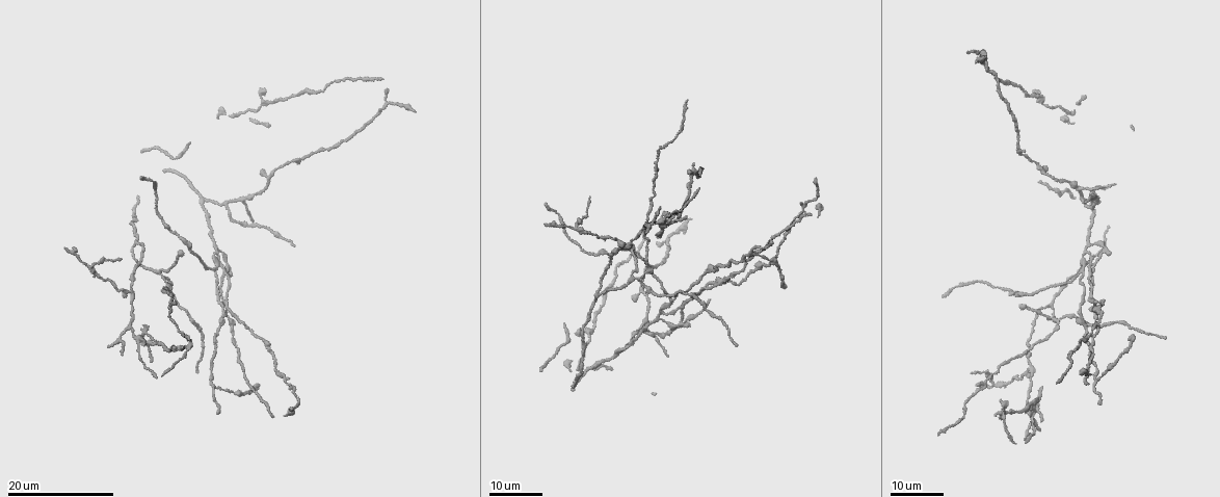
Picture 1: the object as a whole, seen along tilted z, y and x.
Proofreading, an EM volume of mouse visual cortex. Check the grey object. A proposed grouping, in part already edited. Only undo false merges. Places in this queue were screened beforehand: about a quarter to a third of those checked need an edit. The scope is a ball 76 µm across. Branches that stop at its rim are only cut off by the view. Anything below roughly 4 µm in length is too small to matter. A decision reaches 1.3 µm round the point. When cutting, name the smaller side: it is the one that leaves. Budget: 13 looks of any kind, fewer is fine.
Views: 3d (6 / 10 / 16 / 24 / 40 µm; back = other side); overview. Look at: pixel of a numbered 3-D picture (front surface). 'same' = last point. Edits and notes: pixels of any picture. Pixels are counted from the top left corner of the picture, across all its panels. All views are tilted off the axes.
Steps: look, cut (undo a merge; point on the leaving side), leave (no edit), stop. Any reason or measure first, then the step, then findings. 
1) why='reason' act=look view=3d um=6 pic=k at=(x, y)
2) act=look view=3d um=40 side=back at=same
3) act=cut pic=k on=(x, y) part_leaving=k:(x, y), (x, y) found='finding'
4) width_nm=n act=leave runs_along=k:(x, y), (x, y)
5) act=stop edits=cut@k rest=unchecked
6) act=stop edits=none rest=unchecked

why='a fork' act=look view=3d um=24 pic=1 at=(705, 286)

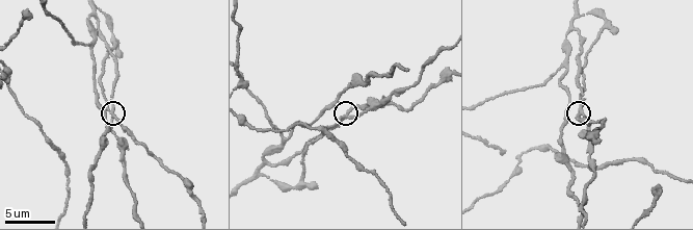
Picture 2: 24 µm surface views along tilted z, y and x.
act=look view=3d um=10 pic=2 at=(111, 114)

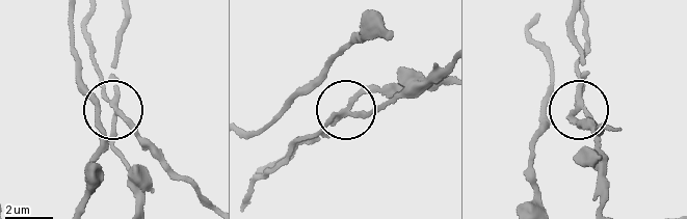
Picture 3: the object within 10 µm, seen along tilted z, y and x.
width_nm=200 act=leave found='all the same neuron'

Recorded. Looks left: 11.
why='arms part here' act=look view=3d um=16 pic=1 at=(213, 386)

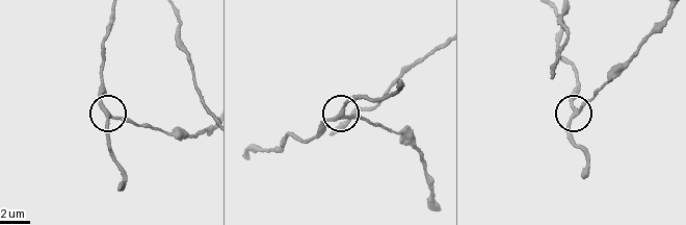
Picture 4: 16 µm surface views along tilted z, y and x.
why='zoom in' act=look view=3d um=10 pic=4 at=(577, 112)

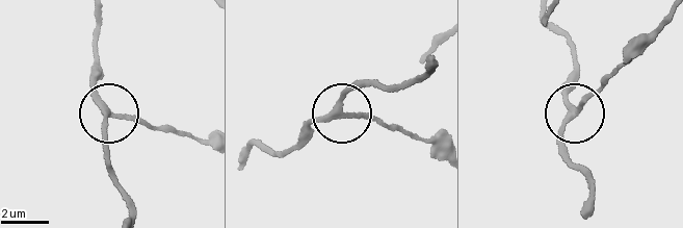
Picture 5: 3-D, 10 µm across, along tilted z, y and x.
width_nm=210 act=leave runs_along=5:(246, 156), (259, 144), (289, 149), (362, 80) found='all the same neuron'

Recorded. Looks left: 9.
why='branch point' act=look view=3d um=16 pic=1 at=(627, 244)

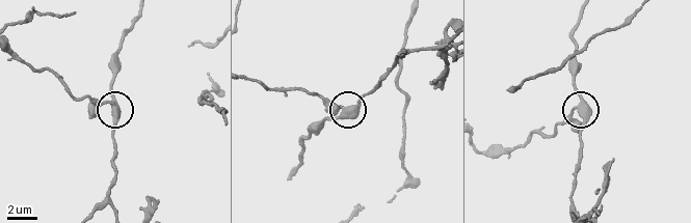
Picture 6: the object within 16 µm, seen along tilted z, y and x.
act=look view=3d um=6 pic=6 at=(116, 109)

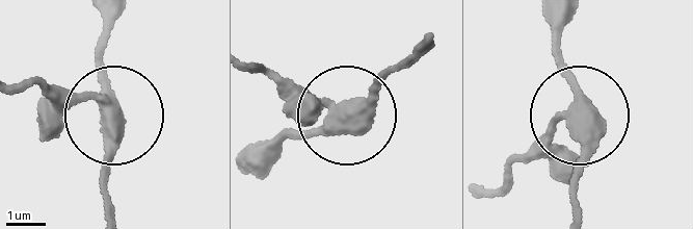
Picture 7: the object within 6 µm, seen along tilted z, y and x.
side_arm_um=21 act=cut pic=7 on=(52, 103) part_leaving=7:(108, 103), (19, 83) found='two neurons meet here'

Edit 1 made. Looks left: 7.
why='redraw' act=look view=overview

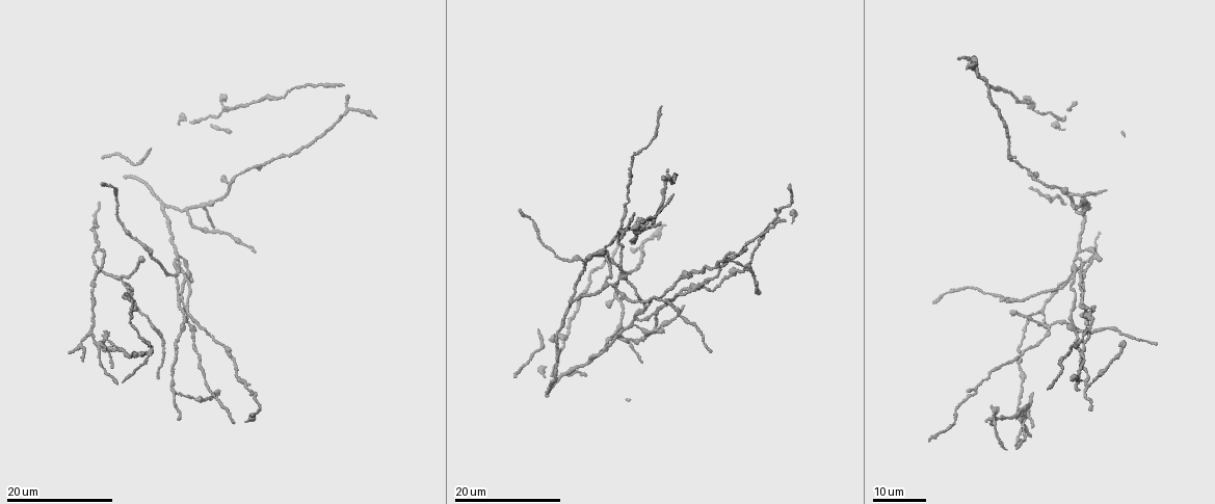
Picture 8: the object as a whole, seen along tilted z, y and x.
why='arms part here' act=look view=3d um=24 pic=8 at=(148, 250)

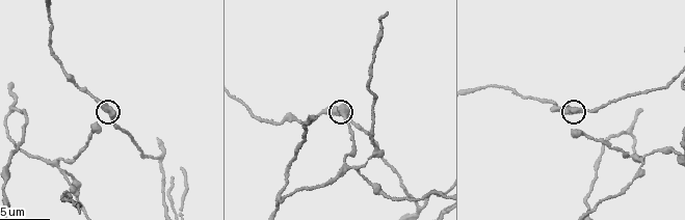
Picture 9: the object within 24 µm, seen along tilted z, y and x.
act=look view=3d um=10 pic=9 at=(569, 110)

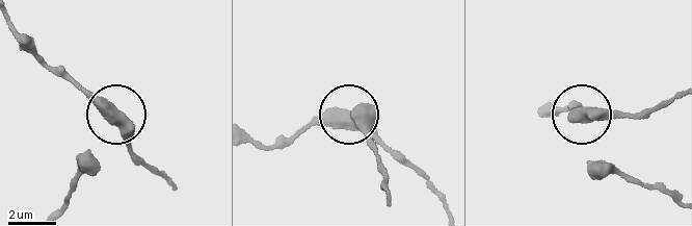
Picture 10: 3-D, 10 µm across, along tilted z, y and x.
act=leave runs_along=10:(443, 209), (418, 175), (348, 117), (335, 115), (278, 135) found='all the same neuron'

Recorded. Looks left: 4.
why='three-way junction' act=look view=3d um=10 pic=9 at=(415, 205)

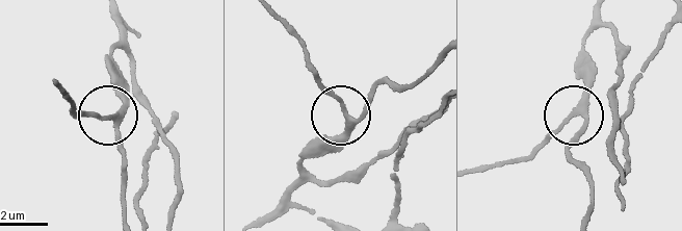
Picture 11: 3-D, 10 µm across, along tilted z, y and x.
act=leave runs_along=11:(271, 214), (385, 77) found='one neuron here'

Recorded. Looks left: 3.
act=look view=3d um=6 pic=2 at=(266, 163)

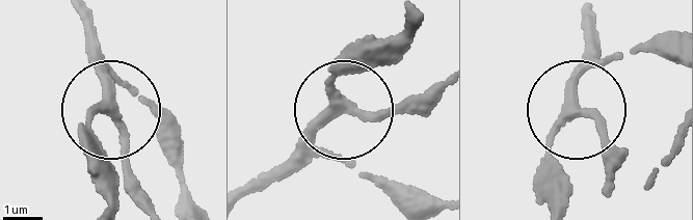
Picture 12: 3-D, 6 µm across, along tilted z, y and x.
act=leave runs_along=12:(85, 10), (87, 58), (110, 91), (141, 192) found='one neuron here'

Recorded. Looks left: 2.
act=stop edits=cut@7 rest=unchecked

